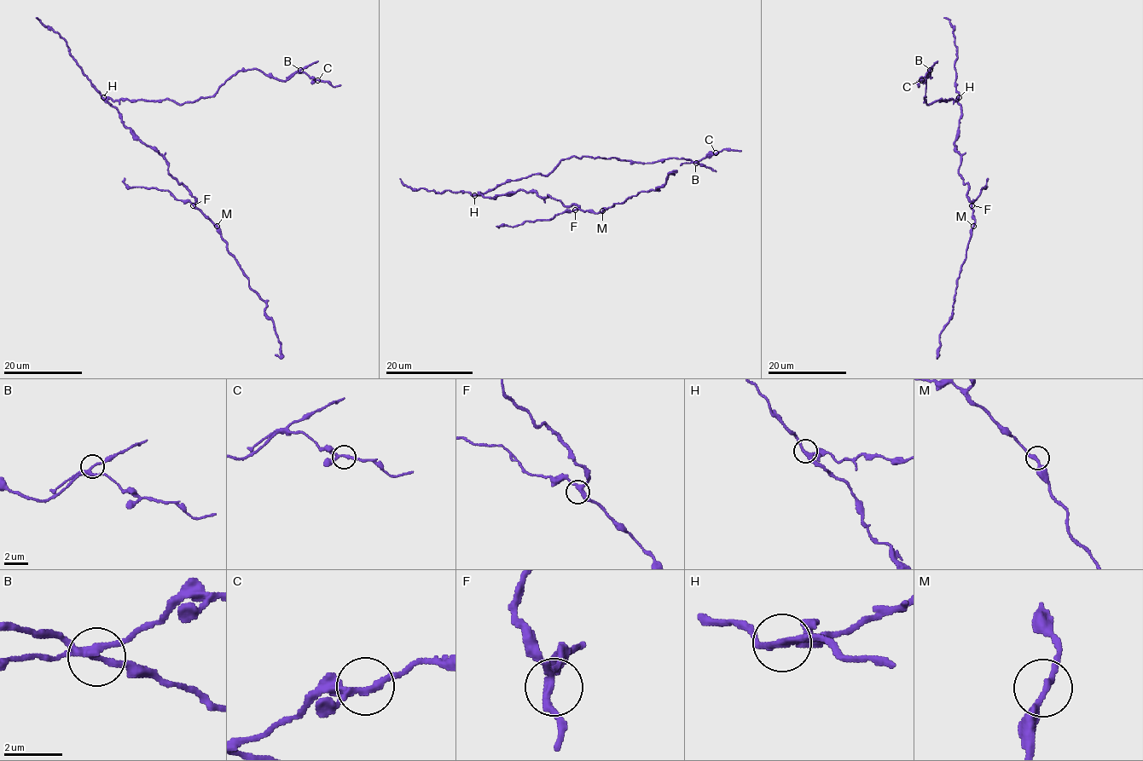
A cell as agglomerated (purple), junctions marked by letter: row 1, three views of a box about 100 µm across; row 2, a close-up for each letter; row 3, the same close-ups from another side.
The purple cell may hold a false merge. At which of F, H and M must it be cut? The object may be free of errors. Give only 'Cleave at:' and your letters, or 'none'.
Cleave at: H

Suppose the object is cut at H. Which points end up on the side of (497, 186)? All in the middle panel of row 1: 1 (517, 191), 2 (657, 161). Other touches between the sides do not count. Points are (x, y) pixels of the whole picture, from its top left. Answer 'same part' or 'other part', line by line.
1: other part
2: same part

